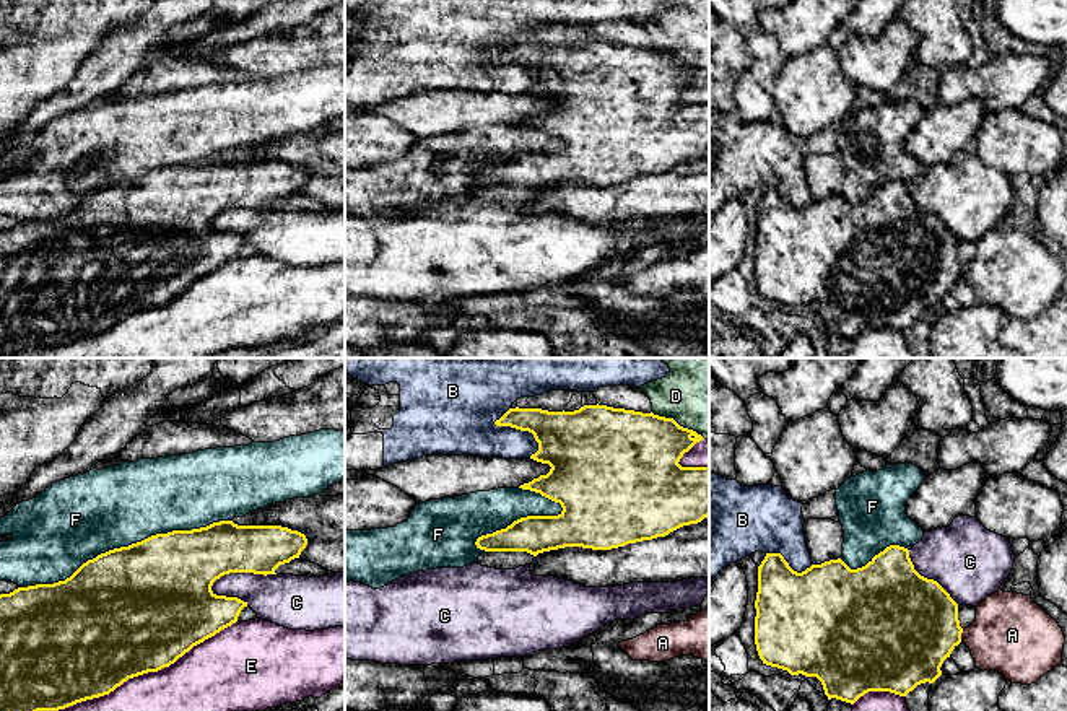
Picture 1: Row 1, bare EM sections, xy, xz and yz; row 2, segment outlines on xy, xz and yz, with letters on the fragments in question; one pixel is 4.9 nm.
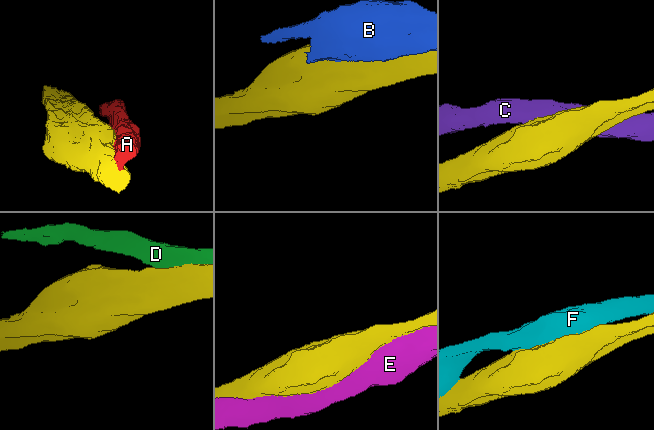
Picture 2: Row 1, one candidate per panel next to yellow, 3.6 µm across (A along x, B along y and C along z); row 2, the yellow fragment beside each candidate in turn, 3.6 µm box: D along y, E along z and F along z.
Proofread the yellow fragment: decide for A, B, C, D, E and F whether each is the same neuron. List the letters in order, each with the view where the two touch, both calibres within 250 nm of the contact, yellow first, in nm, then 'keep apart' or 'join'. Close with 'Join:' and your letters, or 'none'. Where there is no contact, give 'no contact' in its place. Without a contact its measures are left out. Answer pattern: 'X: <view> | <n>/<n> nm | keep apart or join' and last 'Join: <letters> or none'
A: yz | 460/380 nm | keep apart
B: xz | 280/300 nm | keep apart
C: xy | 300/260 nm | keep apart
D: xz | 400/340 nm | keep apart
E: xy | 500/480 nm | keep apart
F: xy | 500/400 nm | keep apart
Join: none

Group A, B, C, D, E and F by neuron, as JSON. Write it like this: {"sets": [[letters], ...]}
{"sets": [["A"], ["B"], ["C"], ["D"], ["E"], ["F"]]}

